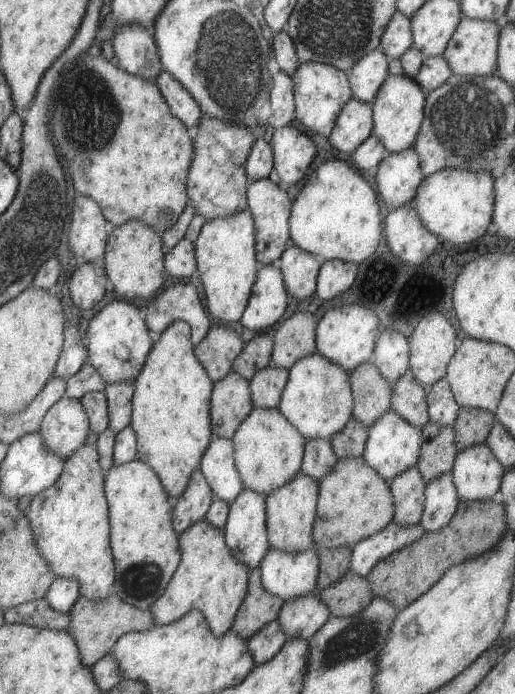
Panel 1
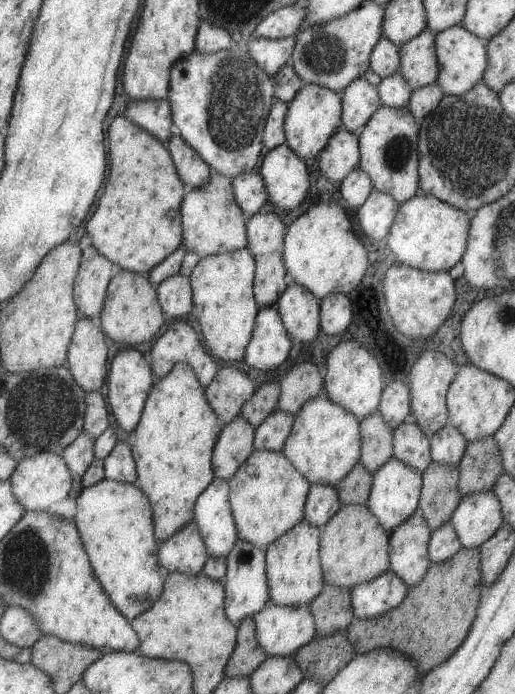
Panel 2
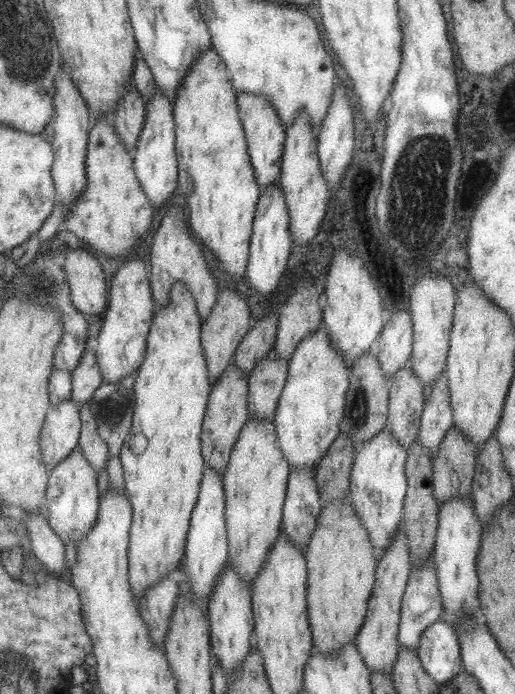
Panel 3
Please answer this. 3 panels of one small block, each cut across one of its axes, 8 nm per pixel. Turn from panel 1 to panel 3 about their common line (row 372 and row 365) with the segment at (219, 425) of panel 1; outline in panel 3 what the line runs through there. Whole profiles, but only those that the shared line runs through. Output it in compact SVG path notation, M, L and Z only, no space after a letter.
M233 361L221 372L220 377L212 382L207 405L205 405L200 445L205 467L216 470L220 476L222 476L224 466L227 464L233 443L237 440L237 436L248 418L247 395L248 379L233 364Z

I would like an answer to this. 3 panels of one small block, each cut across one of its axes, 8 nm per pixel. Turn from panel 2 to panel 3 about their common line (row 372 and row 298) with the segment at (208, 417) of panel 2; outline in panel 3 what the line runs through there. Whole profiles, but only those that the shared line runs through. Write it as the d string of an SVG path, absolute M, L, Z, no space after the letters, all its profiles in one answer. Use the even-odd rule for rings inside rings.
M173 283L169 290L169 302L155 309L154 316L151 318L146 336L145 360L133 374L135 379L132 388L134 394L132 422L118 457L122 464L124 492L133 513L126 555L130 590L137 601L145 589L160 578L168 576L183 559L190 512L197 498L205 466L201 454L201 430L211 384L200 343L201 324L189 290L185 290L185 286L181 286L181 283ZM136 435L143 435L147 440L145 449L139 454L133 452L131 444L131 440Z

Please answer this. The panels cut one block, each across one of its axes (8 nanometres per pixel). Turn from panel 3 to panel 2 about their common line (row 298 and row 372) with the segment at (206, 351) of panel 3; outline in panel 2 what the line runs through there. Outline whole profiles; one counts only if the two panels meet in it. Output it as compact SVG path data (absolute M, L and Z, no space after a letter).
M221 366L204 388L205 399L222 424L240 415L241 406L253 396L255 386L239 368Z

